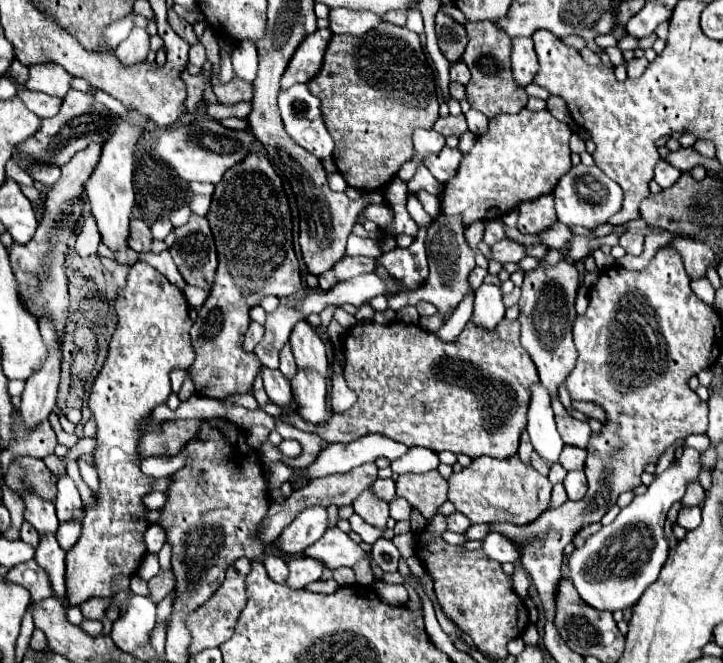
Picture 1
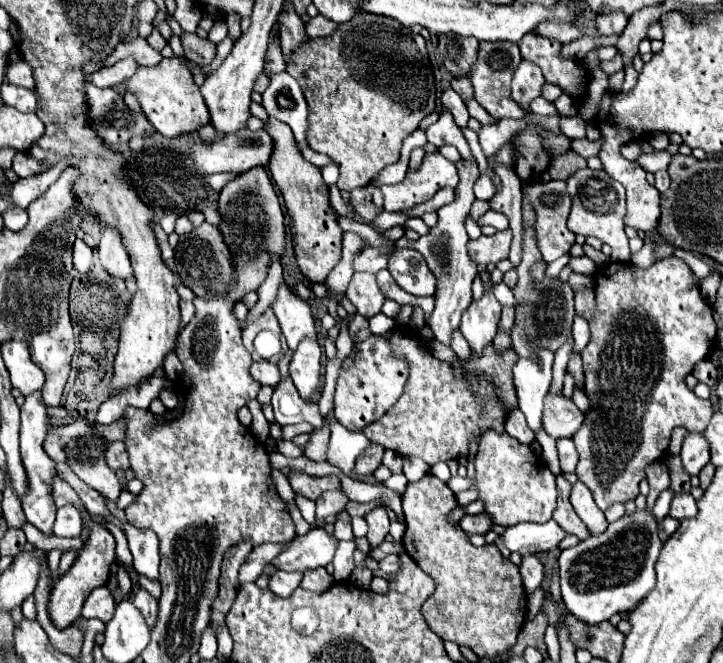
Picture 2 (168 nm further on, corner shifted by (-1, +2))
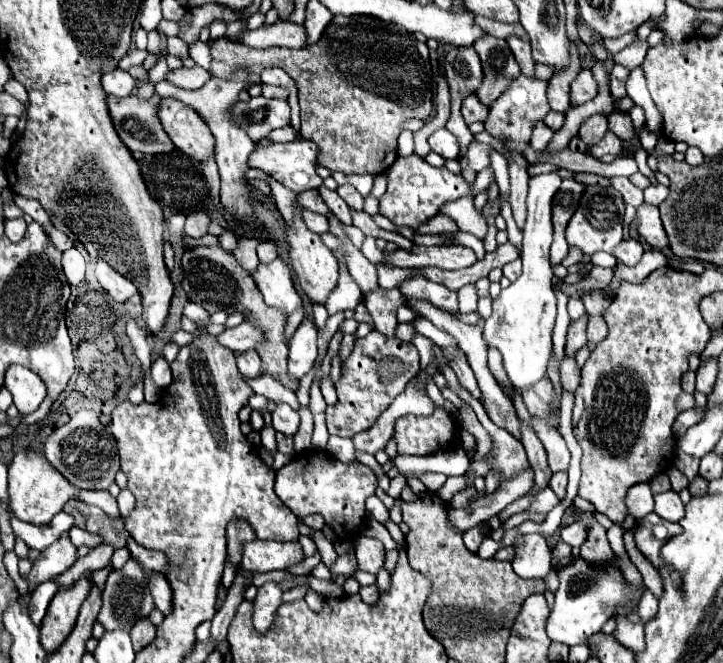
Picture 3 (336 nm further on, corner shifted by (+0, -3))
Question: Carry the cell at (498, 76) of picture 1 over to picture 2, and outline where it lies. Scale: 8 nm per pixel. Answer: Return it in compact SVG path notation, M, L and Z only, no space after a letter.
M480 42L478 64L470 74L474 86L474 98L482 108L486 108L494 118L522 118L526 112L510 98L510 80L518 64L522 62L518 44L514 42Z

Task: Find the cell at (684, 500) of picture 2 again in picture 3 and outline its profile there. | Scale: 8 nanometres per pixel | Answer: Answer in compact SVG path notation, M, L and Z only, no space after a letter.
M667 491L661 495L655 495L655 513L665 521L677 523L685 517L685 505L675 491Z

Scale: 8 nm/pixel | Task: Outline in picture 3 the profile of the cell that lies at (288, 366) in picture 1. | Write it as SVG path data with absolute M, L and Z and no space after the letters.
M277 403L277 409L272 413L272 425L279 433L295 435L299 429L299 413L287 403Z

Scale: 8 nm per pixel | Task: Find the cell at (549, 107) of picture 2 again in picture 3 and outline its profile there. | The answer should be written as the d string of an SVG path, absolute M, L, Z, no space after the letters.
M549 111L547 117L543 119L543 123L545 123L547 127L555 129L555 131L563 127L563 121L565 121L565 115L563 115L563 113L557 113L557 111Z

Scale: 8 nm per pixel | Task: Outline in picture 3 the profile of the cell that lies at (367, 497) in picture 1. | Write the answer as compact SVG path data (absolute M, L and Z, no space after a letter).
M359 537L355 541L355 557L361 571L377 573L383 567L385 559L385 547L379 539L373 537Z

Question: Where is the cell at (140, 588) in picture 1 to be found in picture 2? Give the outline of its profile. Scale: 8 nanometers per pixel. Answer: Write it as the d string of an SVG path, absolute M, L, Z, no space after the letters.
M106 521L107 529L113 534L116 540L116 558L124 566L132 566L133 557L128 548L127 539L120 528L111 522Z

